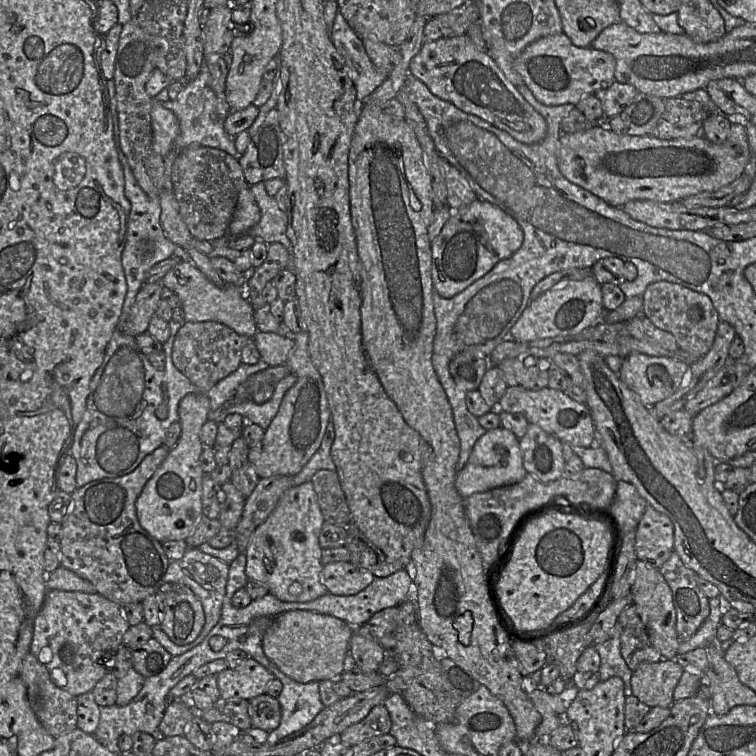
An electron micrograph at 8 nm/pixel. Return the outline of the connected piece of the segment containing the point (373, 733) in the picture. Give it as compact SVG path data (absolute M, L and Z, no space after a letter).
M384 704L371 709L361 721L347 727L336 739L347 746L354 746L383 734L391 729L391 717Z

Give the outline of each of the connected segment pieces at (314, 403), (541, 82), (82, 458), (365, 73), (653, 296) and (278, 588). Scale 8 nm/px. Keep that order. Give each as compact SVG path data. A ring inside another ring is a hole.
M262 307L254 311L254 320L258 331L279 333L290 338L294 346L284 365L296 376L296 383L285 393L278 413L265 430L264 439L249 449L248 459L258 477L269 478L276 475L294 477L318 450L324 438L331 418L322 377L314 366L308 351L308 334L291 333L283 322L278 322L269 311Z
M564 33L536 40L514 62L514 68L522 77L523 84L537 101L547 106L576 105L584 97L609 87L616 81L615 66L616 60L612 54L591 47L577 47Z
M172 319L168 323L170 335L168 340L162 344L162 350L165 354L163 369L157 369L151 365L138 348L136 336L126 335L119 328L114 331L106 347L103 362L91 379L86 409L76 428L70 450L70 454L77 465L77 488L96 480L123 477L135 470L148 454L163 446L170 425L180 421L178 413L180 401L188 394L200 393L197 387L175 367L172 361L173 342L177 332L184 324L179 324ZM161 403L168 405L168 416L164 420L159 420L155 415L155 410Z
M340 11L331 29L331 38L344 57L356 89L358 103L364 103L387 78L369 58L361 36L349 25Z
M658 281L647 286L643 295L642 315L657 328L673 335L681 352L696 361L710 350L720 321L710 298L678 283Z
M312 481L289 488L276 507L252 533L246 550L245 575L265 585L282 602L310 602L328 593L320 582L322 548L319 535L324 519Z

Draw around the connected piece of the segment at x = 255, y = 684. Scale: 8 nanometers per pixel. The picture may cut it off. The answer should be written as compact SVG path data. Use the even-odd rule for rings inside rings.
M253 658L217 674L219 696L224 700L251 700L266 693L275 676Z

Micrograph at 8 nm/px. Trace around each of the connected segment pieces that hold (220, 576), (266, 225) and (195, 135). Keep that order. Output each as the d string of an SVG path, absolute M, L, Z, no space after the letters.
M188 548L185 554L177 560L169 561L163 582L176 582L187 585L202 604L205 623L198 637L189 644L177 645L162 631L160 626L152 627L154 637L172 656L181 655L200 644L221 617L222 604L226 593L229 565L223 561L202 552L199 548Z
M264 182L250 185L250 189L260 209L261 219L246 234L250 234L268 245L280 243L291 253L291 242L286 234L288 224L286 212L280 210L275 198L267 194Z
M207 67L201 70L195 79L185 81L185 87L176 99L169 99L167 102L160 103L176 115L180 126L180 132L175 140L174 147L168 154L167 161L165 161L167 175L164 174L164 191L173 192L171 181L173 162L177 155L188 146L199 145L220 149L233 158L239 159L241 155L238 154L235 148L235 137L229 135L224 129L224 122L231 112L225 97L225 86L217 83Z

